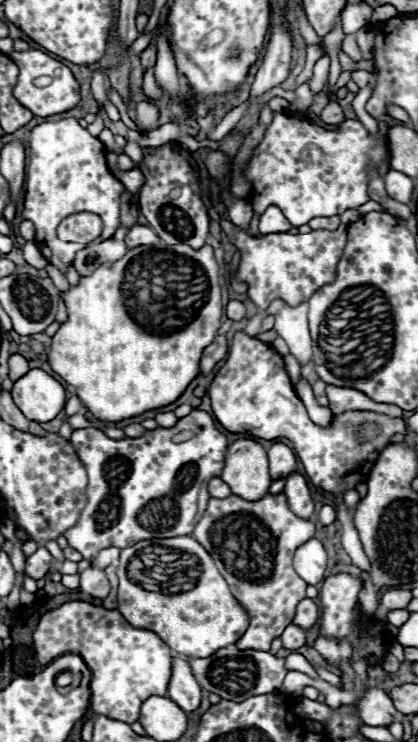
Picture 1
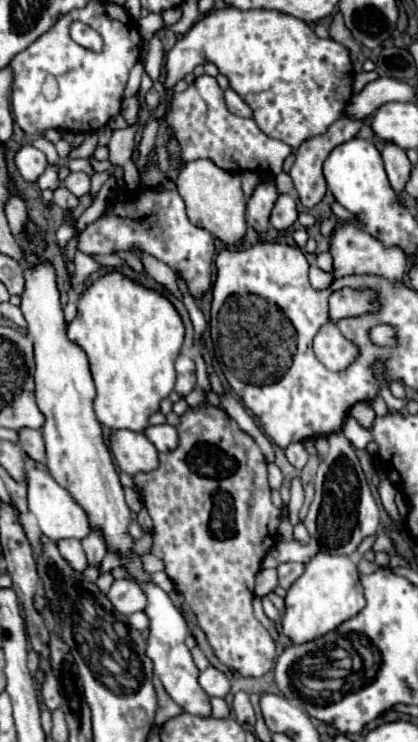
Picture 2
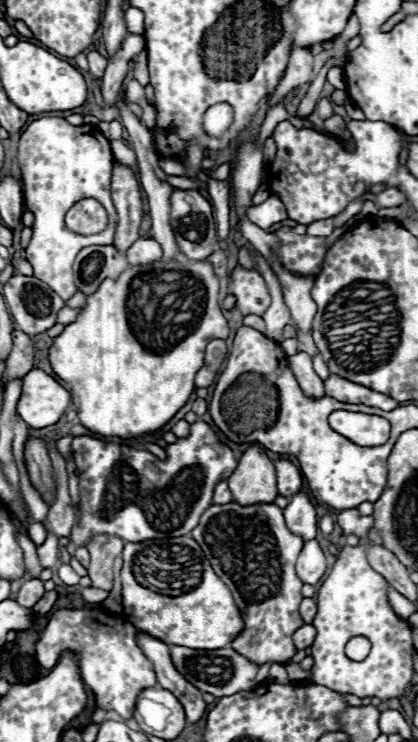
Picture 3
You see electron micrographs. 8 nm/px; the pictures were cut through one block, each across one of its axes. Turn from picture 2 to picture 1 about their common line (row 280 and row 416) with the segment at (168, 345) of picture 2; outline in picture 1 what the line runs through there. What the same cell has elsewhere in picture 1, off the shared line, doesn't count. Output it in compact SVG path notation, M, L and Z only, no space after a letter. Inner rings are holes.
M158 242L132 248L110 268L100 266L90 276L80 278L78 286L72 286L68 292L64 292L64 302L70 316L52 338L54 344L50 344L48 364L58 376L74 386L80 402L102 422L122 422L126 418L140 416L142 412L168 406L176 402L184 394L188 384L198 376L202 350L216 338L222 316L220 292L218 264L214 260L212 246L194 250L182 244L166 246L164 242ZM130 262L134 264L134 288L122 290L126 282L126 268ZM154 276L164 276L166 290L186 290L190 294L184 298L172 298L170 304L144 304L140 300L140 290L150 286L150 278Z

